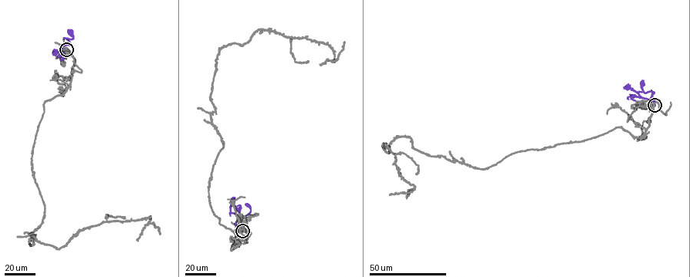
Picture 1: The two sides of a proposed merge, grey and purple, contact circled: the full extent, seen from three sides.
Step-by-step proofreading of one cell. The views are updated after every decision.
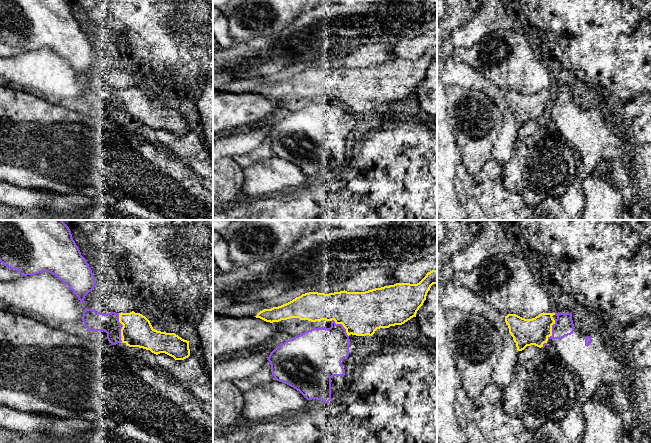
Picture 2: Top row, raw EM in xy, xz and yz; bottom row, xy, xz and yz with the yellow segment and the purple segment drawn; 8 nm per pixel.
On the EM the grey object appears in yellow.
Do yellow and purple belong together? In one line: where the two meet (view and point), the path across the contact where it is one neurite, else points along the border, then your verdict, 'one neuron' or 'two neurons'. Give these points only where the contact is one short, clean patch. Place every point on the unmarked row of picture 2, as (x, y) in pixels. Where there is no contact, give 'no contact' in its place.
contact xy (121, 105); two neurons

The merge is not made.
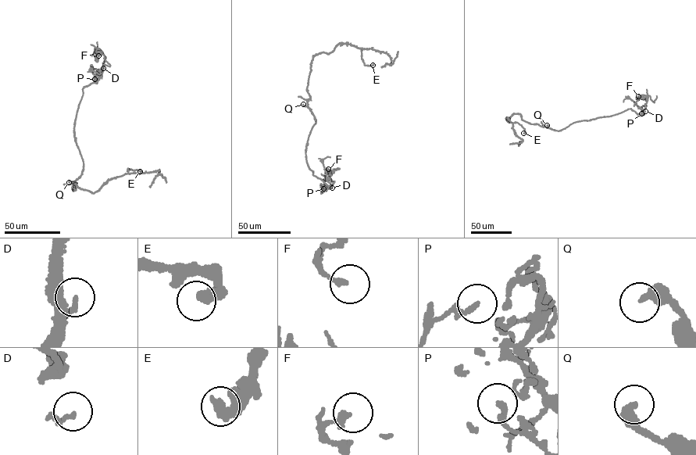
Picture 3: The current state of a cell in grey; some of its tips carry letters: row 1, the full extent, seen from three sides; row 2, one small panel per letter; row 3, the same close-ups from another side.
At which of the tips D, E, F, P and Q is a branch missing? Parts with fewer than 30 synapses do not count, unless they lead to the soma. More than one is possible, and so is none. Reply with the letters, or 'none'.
none

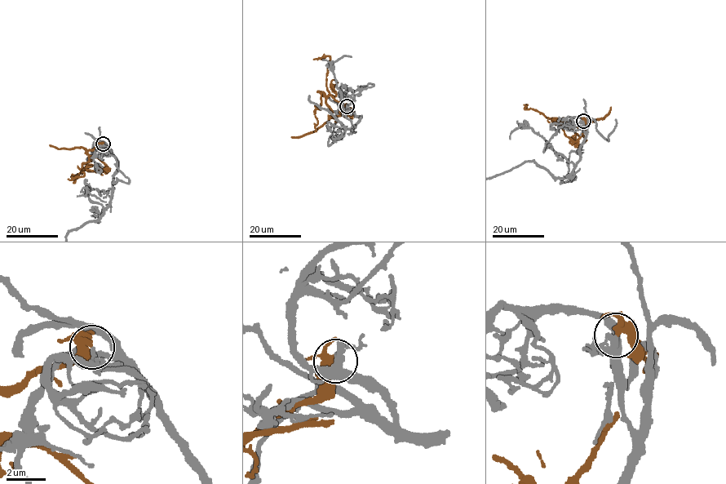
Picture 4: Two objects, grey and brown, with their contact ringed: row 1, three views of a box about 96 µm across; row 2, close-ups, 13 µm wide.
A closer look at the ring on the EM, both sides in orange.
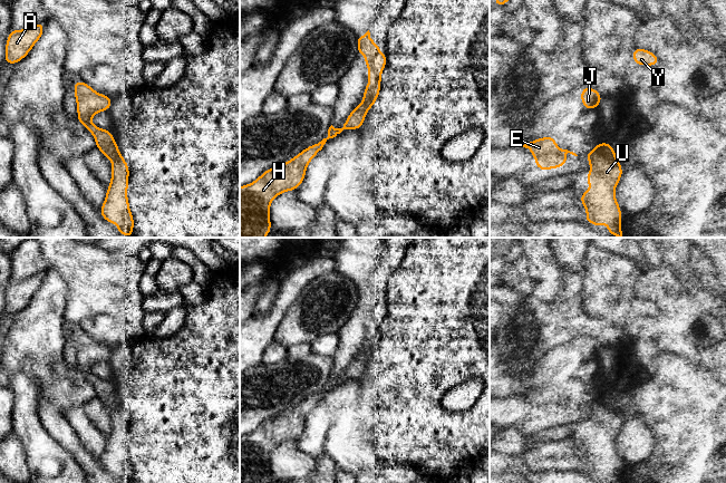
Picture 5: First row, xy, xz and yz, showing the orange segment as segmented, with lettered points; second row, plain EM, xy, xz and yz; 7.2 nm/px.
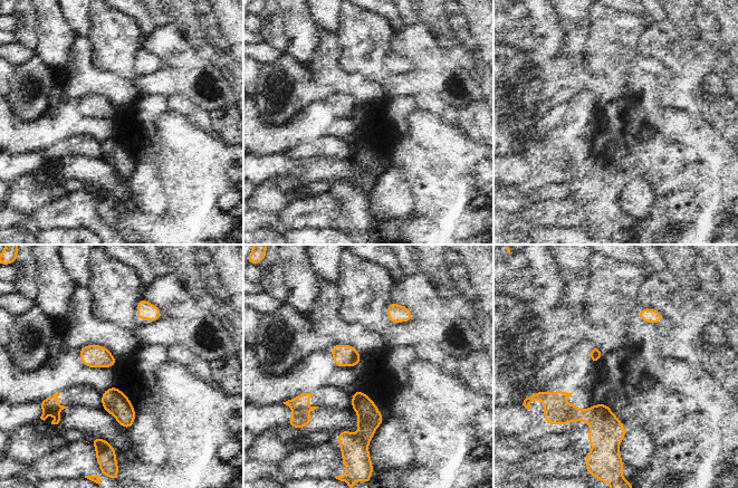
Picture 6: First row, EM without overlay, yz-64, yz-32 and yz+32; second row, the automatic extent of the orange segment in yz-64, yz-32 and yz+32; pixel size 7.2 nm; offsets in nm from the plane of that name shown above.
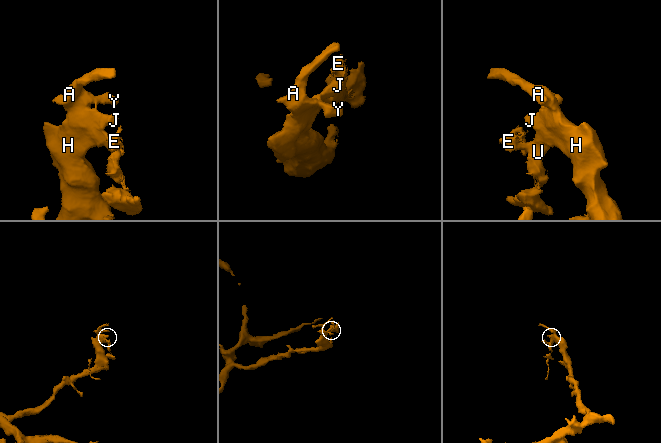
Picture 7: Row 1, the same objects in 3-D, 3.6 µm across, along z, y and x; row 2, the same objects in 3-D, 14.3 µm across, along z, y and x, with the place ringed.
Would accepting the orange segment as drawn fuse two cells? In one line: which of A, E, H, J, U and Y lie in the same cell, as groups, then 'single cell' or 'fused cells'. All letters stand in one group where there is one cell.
A H J Y / E U; fused cells

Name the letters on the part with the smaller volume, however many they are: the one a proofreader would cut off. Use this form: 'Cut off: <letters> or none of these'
Cut off: E, U

